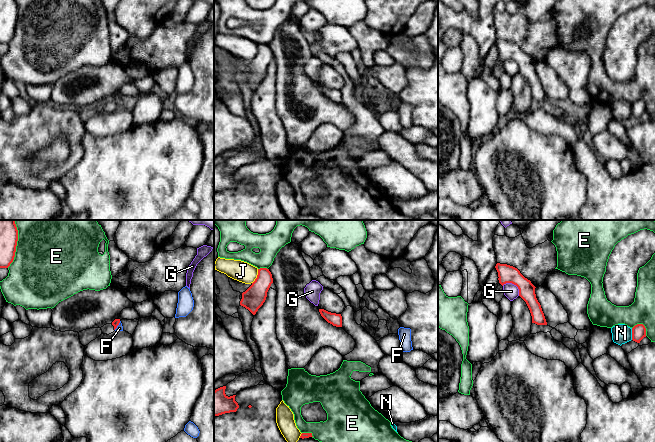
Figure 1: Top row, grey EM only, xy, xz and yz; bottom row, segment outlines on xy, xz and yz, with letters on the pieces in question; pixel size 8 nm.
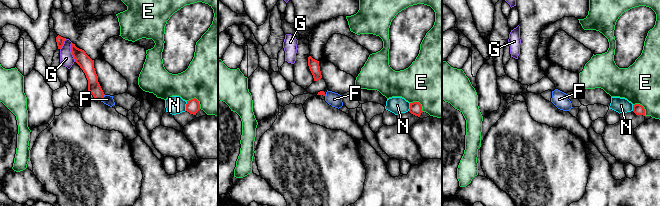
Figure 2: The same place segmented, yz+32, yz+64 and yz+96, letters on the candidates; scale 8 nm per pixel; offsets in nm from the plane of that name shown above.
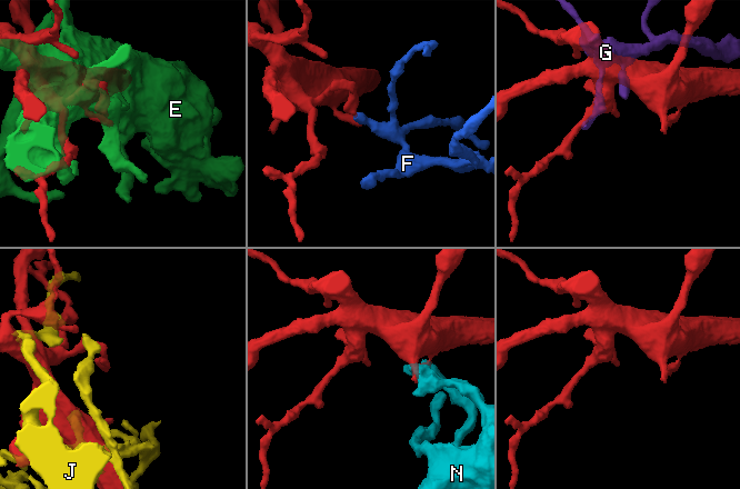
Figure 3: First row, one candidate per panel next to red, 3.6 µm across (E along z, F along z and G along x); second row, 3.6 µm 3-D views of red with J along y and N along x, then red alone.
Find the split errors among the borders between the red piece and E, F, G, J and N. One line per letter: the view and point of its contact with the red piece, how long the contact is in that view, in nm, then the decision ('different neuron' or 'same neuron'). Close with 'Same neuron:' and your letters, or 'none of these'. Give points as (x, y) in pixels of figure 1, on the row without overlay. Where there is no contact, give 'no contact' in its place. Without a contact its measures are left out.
E: xy (16, 21) | 360 nm | different neuron
F: xy (118, 100) | 90 nm | same neuron
G: yz (514, 60) | 170 nm | different neuron
J: xz (257, 52) | 130 nm | different neuron
N: yz (632, 110) | 100 nm | different neuron
Same neuron: F

